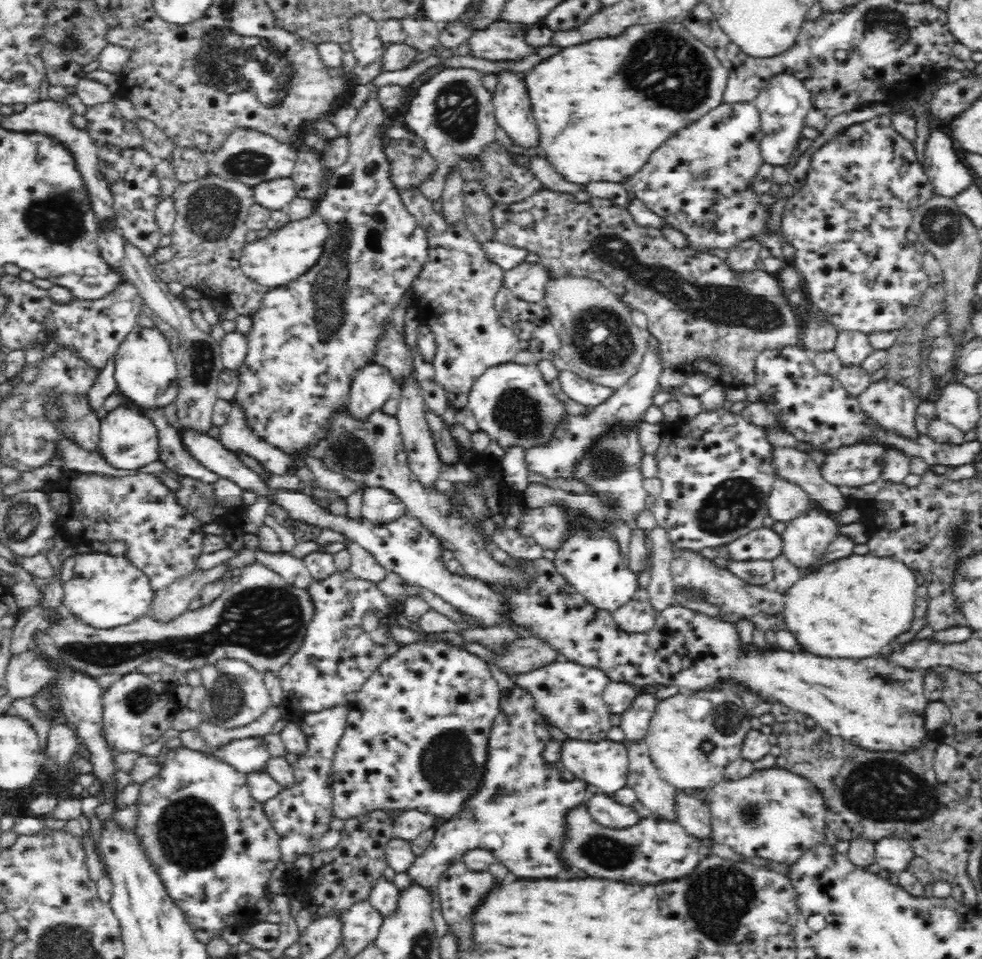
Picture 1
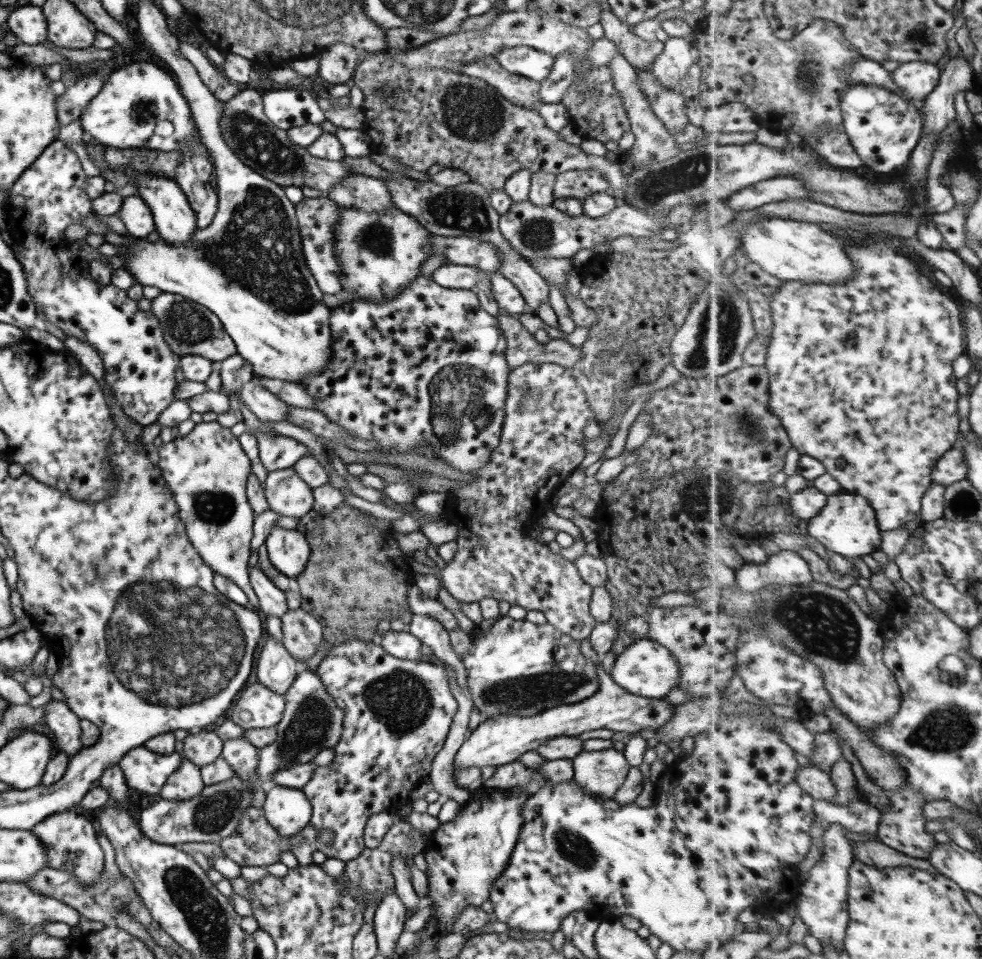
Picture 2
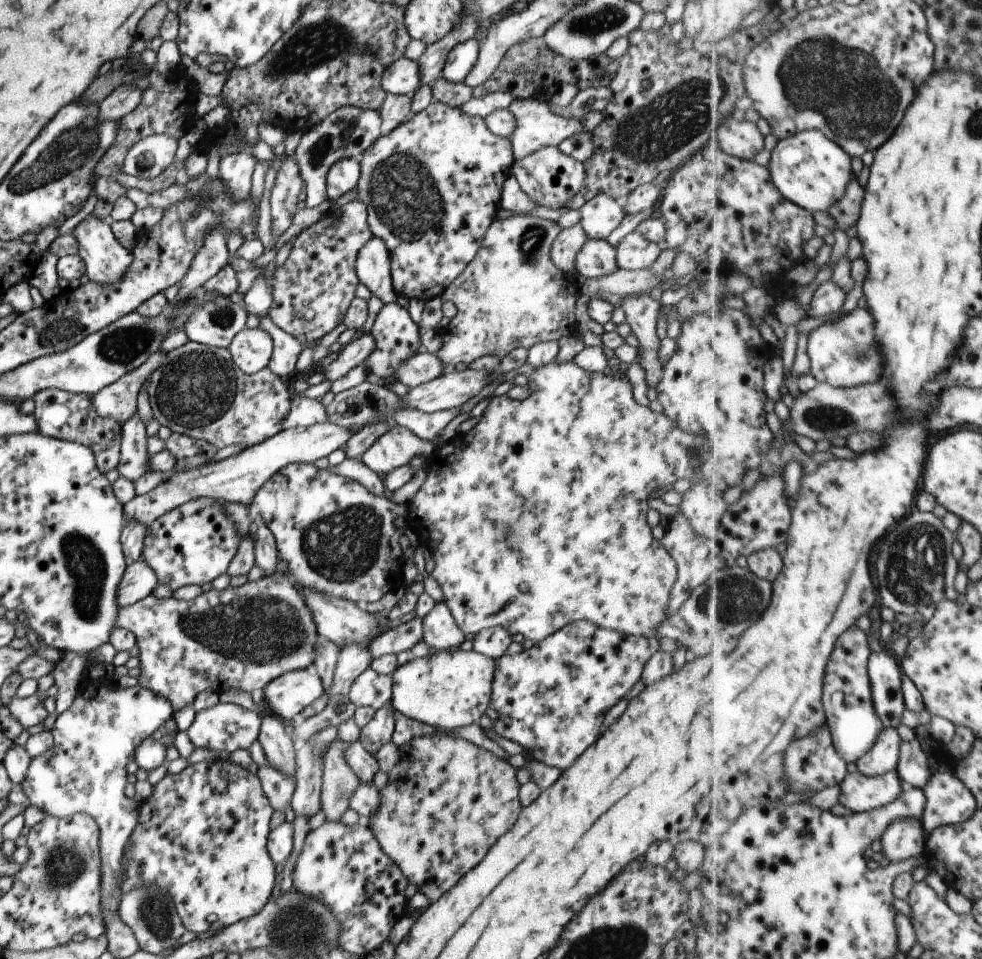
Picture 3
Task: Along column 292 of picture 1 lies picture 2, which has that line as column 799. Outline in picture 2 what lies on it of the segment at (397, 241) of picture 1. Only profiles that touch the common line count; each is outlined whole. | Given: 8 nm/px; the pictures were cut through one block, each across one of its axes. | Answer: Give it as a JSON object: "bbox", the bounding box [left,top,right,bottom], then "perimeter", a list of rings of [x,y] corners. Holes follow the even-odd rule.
{"bbox":[766,234,966,532],"perimeter":[[[883,234],[857,235],[842,243],[849,249],[853,261],[858,268],[858,278],[842,284],[807,283],[804,281],[786,281],[772,300],[775,329],[769,344],[768,362],[766,366],[771,374],[771,409],[782,418],[784,426],[789,430],[795,448],[801,455],[810,455],[824,462],[829,474],[832,474],[849,493],[868,498],[877,511],[882,531],[892,532],[904,530],[910,522],[914,522],[922,514],[923,501],[934,484],[934,472],[938,463],[962,440],[960,432],[961,399],[958,390],[958,378],[954,372],[954,362],[966,355],[964,342],[964,324],[962,324],[962,308],[952,296],[948,296],[938,284],[934,284],[926,274],[920,272],[920,266],[901,249],[896,248]]]}

